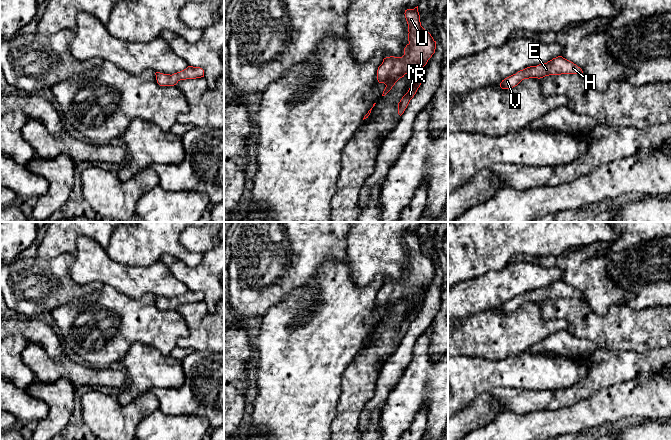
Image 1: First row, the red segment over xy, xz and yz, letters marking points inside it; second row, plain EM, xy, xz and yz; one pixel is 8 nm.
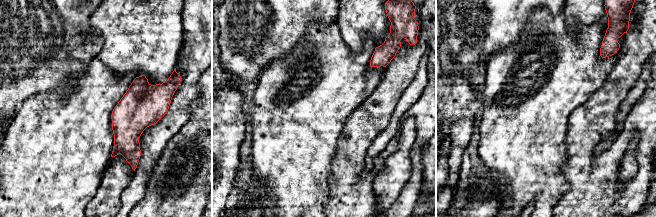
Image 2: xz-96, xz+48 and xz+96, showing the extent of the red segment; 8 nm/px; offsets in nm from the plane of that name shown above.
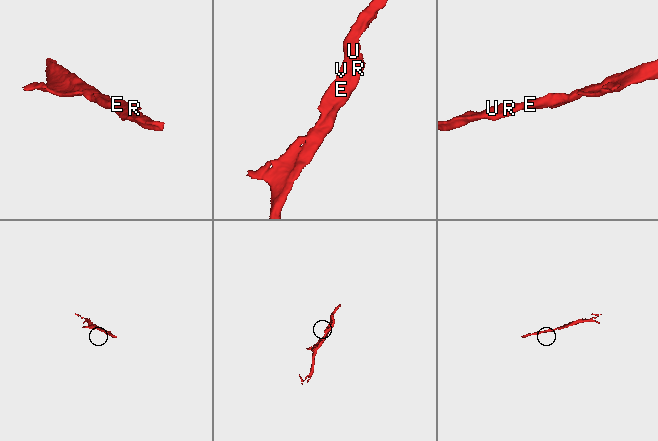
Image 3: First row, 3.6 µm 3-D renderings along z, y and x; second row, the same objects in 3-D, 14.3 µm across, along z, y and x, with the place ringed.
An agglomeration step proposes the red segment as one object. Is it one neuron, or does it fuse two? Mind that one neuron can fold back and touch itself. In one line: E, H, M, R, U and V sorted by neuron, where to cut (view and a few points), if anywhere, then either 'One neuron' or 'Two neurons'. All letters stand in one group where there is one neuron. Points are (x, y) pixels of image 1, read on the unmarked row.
Groups: E H M R U V. No split. One neuron

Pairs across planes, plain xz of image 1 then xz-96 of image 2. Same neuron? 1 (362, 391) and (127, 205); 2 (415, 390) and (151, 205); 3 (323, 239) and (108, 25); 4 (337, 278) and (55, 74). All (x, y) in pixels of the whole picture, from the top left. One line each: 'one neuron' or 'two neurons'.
1: two neurons
2: one neuron
3: two neurons
4: two neurons

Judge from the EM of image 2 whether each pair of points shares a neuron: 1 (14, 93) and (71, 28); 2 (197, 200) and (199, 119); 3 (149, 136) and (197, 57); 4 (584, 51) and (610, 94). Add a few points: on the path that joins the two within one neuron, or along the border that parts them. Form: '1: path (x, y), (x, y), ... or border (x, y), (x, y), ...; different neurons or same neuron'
1: path (24, 76), (57, 45); same neuron
2: path (168, 201), (153, 186), (172, 148); same neuron
3: path (170, 120), (179, 111), (190, 78); same neuron
4: border (616, 63), (606, 81), (587, 100); different neurons

